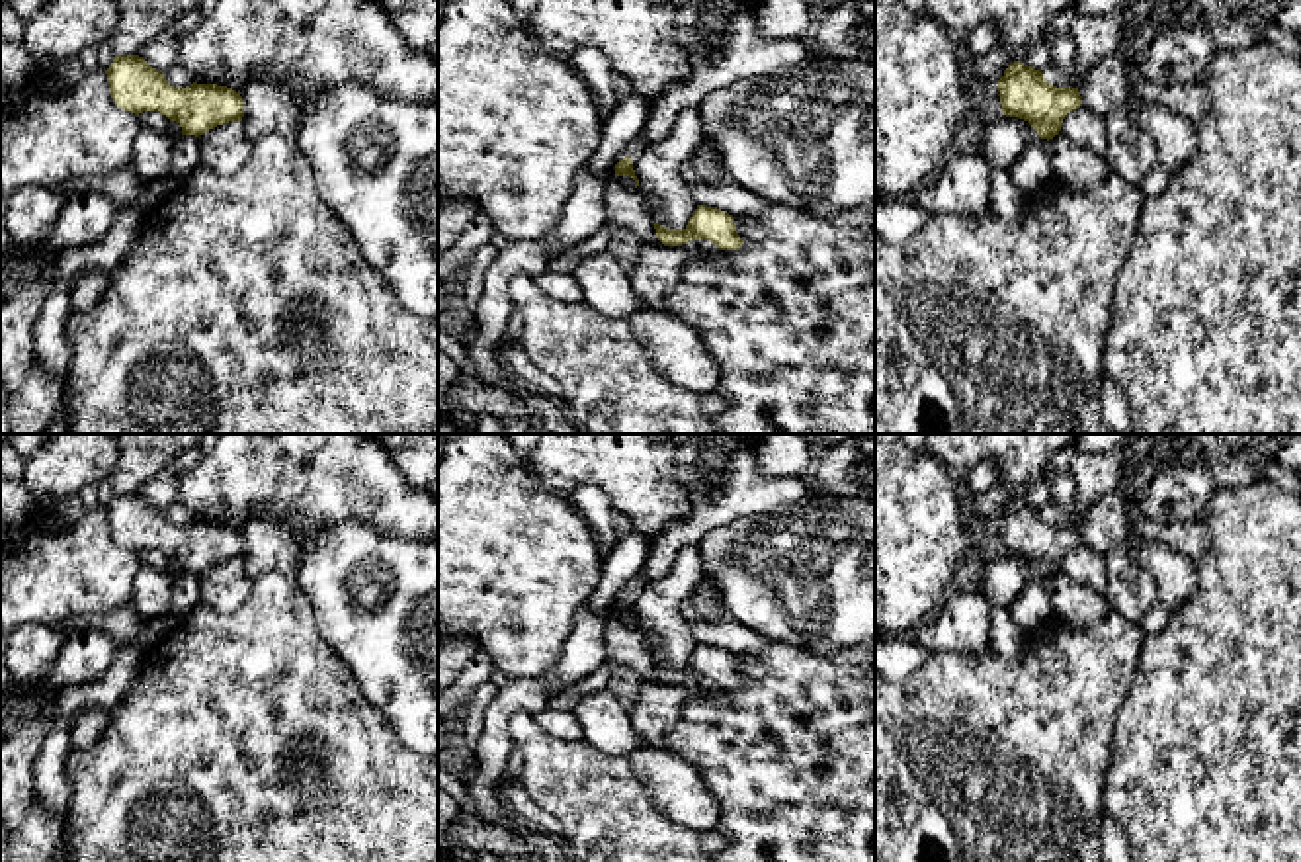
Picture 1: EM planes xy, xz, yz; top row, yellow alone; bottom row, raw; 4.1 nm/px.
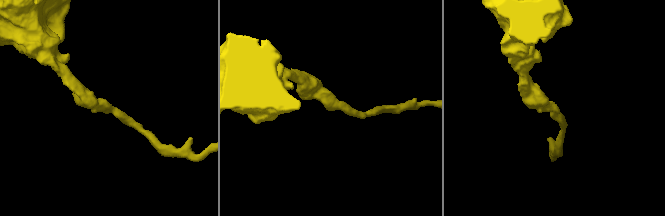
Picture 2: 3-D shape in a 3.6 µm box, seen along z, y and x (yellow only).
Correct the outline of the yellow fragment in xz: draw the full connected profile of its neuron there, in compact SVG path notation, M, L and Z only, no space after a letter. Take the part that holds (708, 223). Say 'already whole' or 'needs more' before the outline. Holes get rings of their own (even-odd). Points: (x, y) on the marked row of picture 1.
already whole; M697 205L684 229L668 229L654 223L658 240L664 246L682 246L692 240L709 240L719 250L740 250L744 240L736 231L734 217L707 205Z

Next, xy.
already whole; M115 55L105 74L117 108L135 115L160 111L182 127L182 135L199 137L217 125L244 117L240 92L197 82L174 88L164 72L152 68L139 55Z

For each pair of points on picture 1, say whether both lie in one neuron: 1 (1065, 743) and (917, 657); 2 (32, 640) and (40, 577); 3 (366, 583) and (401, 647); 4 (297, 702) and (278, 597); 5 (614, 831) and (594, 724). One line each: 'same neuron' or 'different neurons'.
1: different neurons
2: different neurons
3: same neuron
4: same neuron
5: different neurons

